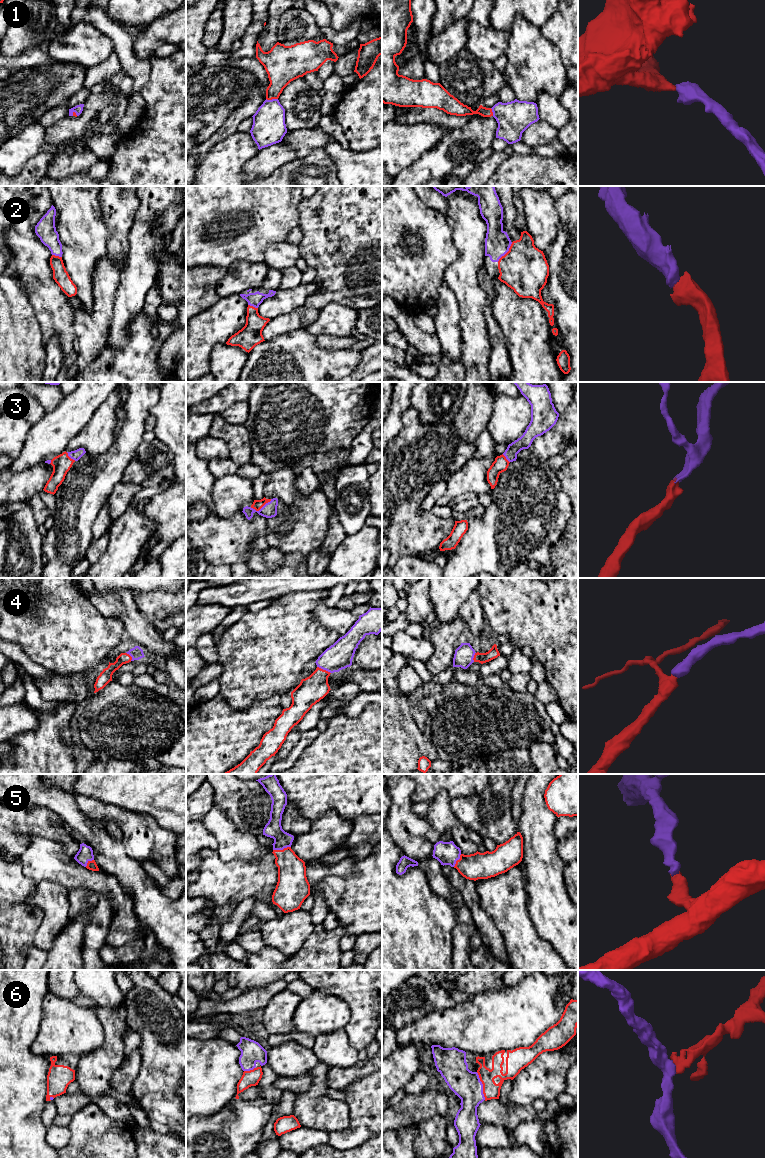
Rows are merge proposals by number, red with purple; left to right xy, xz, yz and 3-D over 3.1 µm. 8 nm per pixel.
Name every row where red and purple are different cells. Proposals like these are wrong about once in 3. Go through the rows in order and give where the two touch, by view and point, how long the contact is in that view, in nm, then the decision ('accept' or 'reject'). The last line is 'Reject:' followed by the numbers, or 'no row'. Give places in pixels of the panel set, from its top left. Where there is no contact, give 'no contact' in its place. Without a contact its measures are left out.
1: xz (272, 98) | 100 nm | accept
2: yz (507, 252) | 200 nm | accept
3: xz (260, 508) | 190 nm | accept
4: xz (324, 670) | 130 nm | accept
5: xz (281, 850) | 150 nm | accept
6: yz (483, 1086) | 240 nm | accept
Reject: no row

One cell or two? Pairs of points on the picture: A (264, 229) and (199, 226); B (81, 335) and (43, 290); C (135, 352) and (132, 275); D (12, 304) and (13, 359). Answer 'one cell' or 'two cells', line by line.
A: one cell
B: two cells
C: two cells
D: one cell

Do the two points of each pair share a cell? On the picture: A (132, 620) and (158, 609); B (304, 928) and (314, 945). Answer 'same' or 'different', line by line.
A: different
B: different

